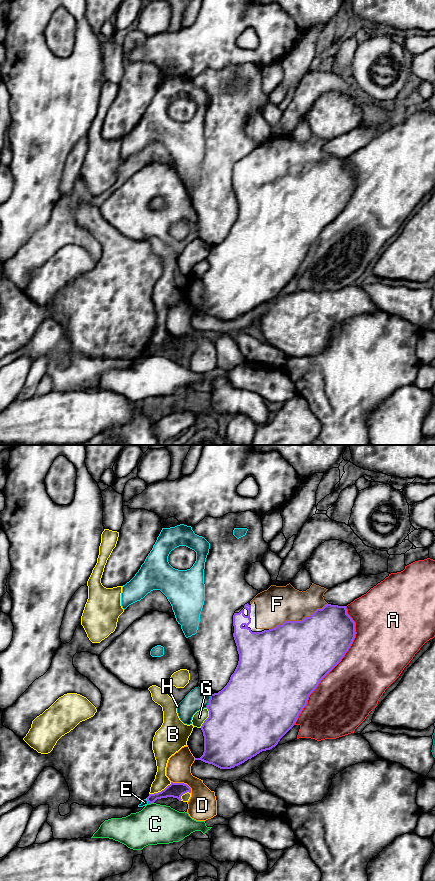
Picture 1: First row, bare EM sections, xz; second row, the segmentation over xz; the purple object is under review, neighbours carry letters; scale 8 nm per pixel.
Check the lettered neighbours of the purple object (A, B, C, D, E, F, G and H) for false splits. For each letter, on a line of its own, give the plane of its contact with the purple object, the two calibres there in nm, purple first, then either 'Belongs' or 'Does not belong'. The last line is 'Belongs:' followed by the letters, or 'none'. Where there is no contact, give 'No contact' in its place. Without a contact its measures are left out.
A: Touches purple in xz. Thickness 480 nm (purple) against 460 nm. Does not belong
B: Touches purple in xz. Thickness 120 nm (purple) against 120 nm. Does not belong
C: Touches purple in xz. Thickness 120 nm (purple) against 320 nm. Does not belong
D: Touches purple in xz. Thickness 120 nm (purple) against 240 nm. Does not belong
E: Touches purple in xz. Thickness 120 nm (purple) against 50 nm. Does not belong
F: Touches purple in xz. Thickness 500 nm (purple) against 300 nm. Belongs
G: Touches purple in xz. Thickness 500 nm (purple) against 100 nm. Does not belong
H: Touches purple in xz. Thickness 460 nm (purple) against 170 nm. Does not belong
Belongs: F

